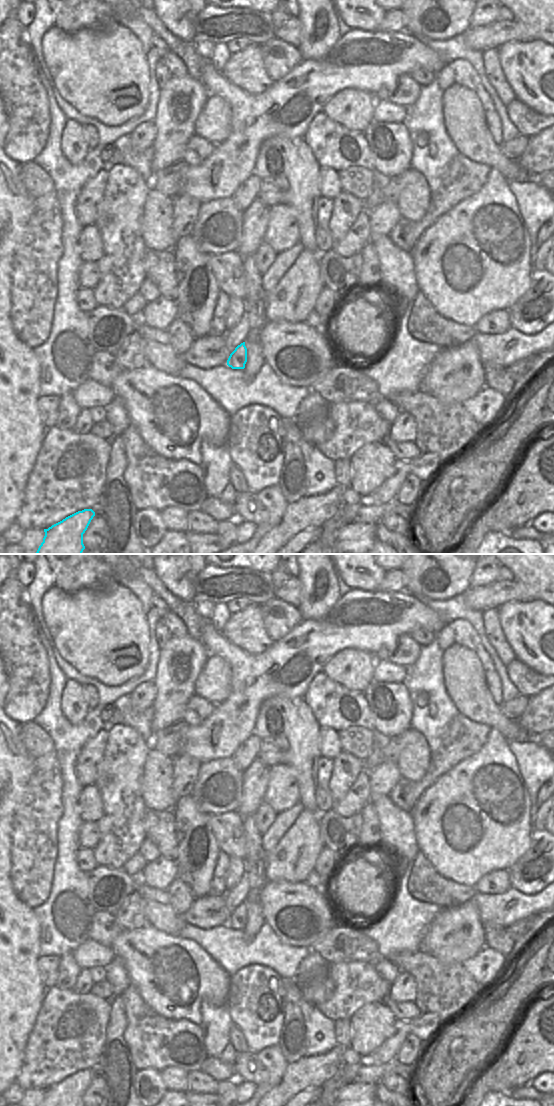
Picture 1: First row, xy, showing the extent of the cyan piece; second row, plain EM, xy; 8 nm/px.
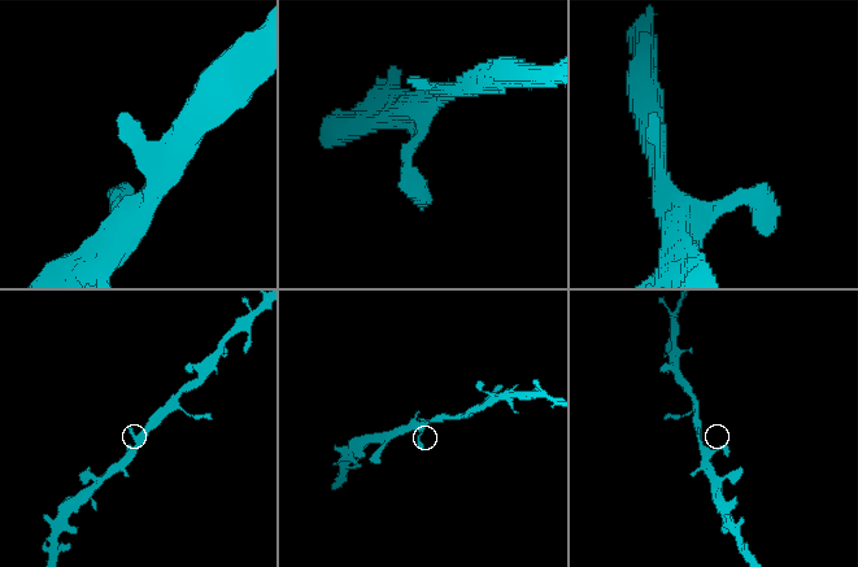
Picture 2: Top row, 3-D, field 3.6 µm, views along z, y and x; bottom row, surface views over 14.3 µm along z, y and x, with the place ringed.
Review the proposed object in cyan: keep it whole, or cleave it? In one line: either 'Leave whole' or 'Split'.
Leave whole.

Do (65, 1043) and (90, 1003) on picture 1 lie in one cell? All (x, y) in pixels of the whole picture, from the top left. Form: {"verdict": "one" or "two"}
{"verdict": "one"}

